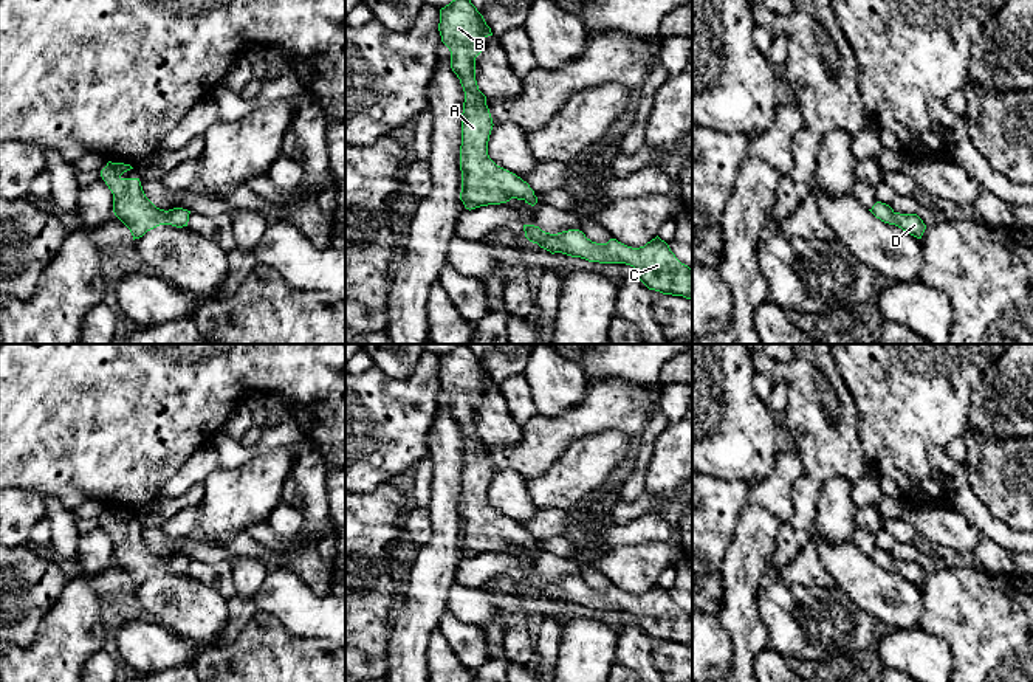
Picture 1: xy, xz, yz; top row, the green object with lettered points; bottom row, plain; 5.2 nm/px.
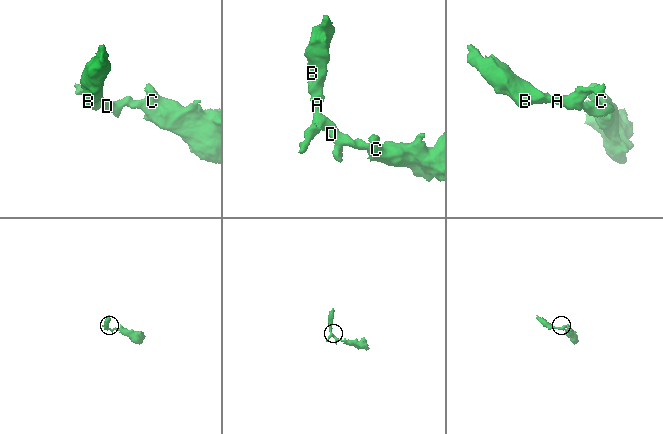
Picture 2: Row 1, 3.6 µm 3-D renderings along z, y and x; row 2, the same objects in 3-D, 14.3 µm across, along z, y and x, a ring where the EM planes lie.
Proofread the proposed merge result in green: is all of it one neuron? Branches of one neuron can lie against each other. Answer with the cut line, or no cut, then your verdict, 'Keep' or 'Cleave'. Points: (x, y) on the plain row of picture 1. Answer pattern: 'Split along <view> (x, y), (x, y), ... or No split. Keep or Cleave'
No split. Keep

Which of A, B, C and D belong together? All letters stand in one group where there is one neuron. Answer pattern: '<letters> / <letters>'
A B C D

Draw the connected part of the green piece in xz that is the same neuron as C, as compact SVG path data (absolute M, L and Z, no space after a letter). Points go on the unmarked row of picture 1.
M523 572L523 578L530 589L551 601L562 600L599 611L626 611L637 617L638 626L649 637L692 646L692 615L681 611L658 583L644 594L632 595L616 586L607 591L592 589L579 577L550 581L539 574Z

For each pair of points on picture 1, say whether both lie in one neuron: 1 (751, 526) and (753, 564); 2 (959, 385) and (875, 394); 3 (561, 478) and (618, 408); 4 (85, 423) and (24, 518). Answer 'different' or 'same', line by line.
1: same
2: same
3: different
4: different

